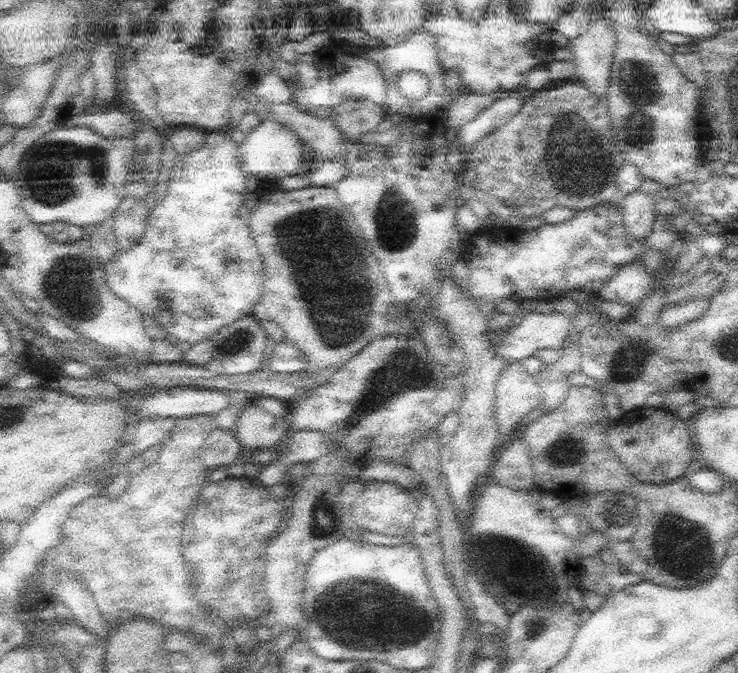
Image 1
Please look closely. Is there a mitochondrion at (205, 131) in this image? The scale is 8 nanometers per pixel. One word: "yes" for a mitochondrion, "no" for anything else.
no

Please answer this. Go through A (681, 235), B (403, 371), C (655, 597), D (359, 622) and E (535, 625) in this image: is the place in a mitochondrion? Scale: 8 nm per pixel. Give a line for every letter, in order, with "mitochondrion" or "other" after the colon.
A: other
B: mitochondrion
C: other
D: mitochondrion
E: mitochondrion

